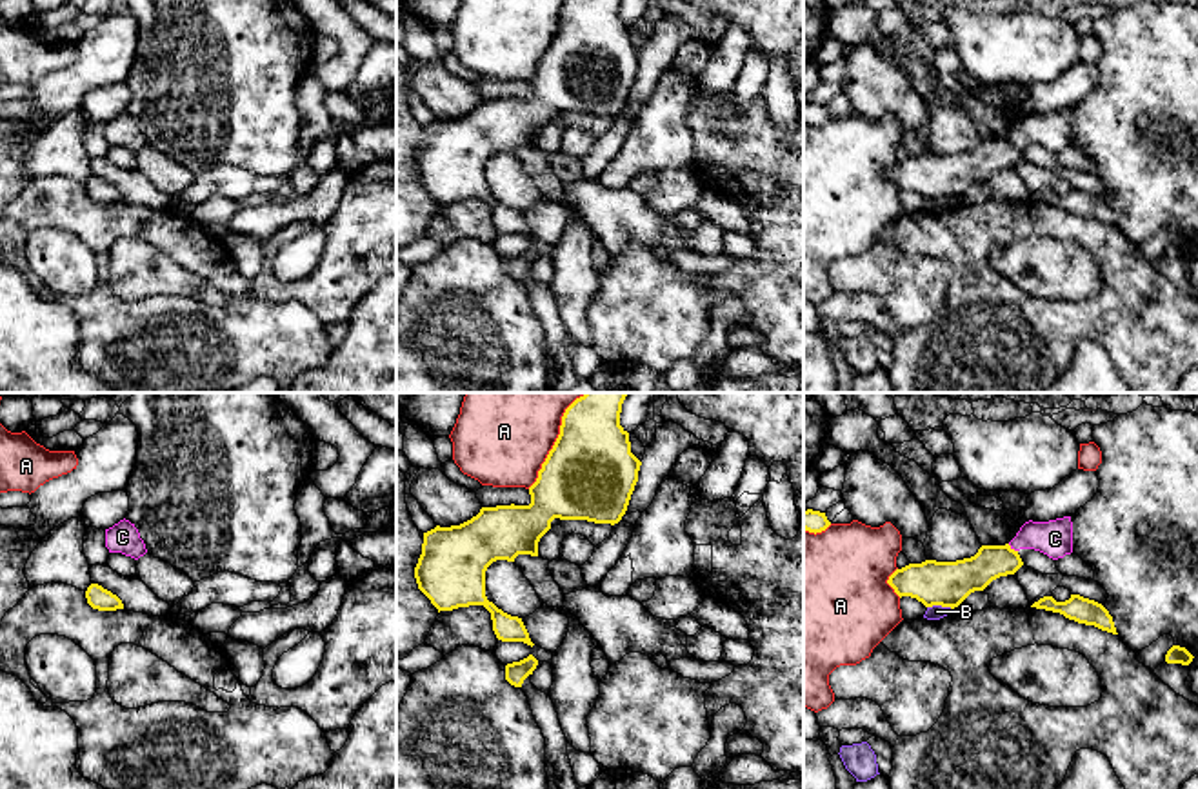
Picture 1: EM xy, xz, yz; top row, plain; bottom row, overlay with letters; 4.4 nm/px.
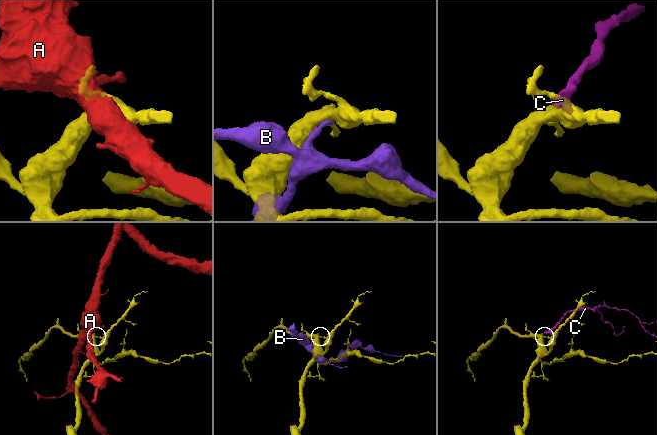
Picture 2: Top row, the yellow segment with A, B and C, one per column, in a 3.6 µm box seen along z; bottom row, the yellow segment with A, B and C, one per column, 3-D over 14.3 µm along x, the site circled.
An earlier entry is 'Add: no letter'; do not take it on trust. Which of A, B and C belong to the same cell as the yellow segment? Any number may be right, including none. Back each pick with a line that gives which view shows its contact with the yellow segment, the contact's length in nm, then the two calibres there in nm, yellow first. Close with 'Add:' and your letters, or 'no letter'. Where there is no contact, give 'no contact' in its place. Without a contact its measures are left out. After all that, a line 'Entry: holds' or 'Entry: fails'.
C: meets yellow in yz; contact 60 nm long; 160 nm thick on the yellow side, 160 nm on the other
Add: C
Entry: fails

